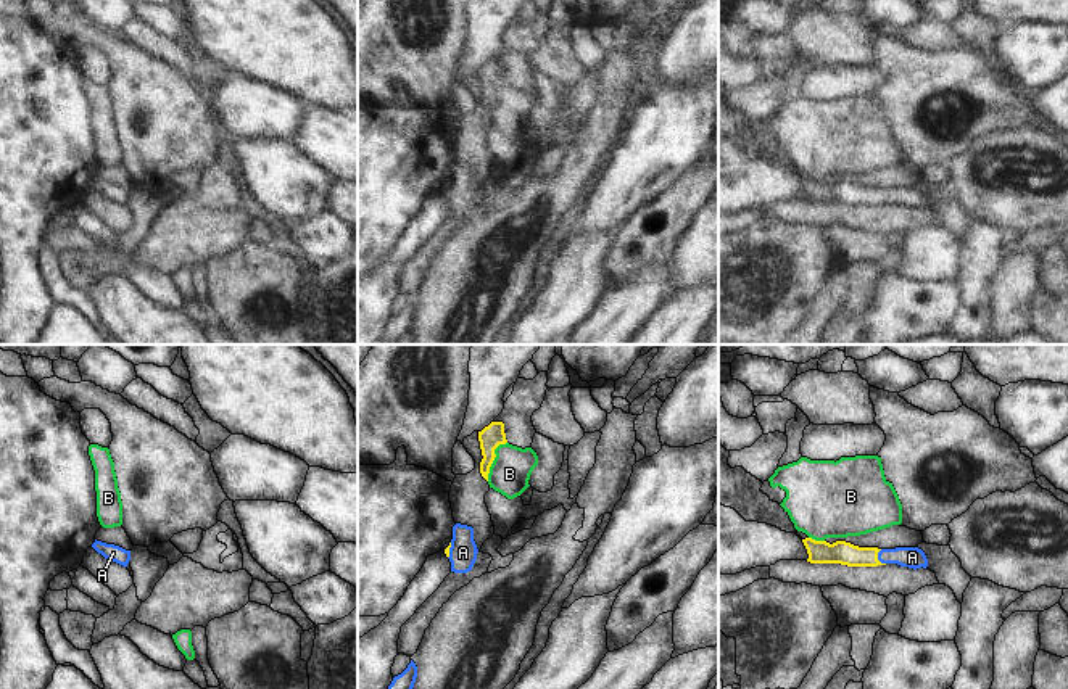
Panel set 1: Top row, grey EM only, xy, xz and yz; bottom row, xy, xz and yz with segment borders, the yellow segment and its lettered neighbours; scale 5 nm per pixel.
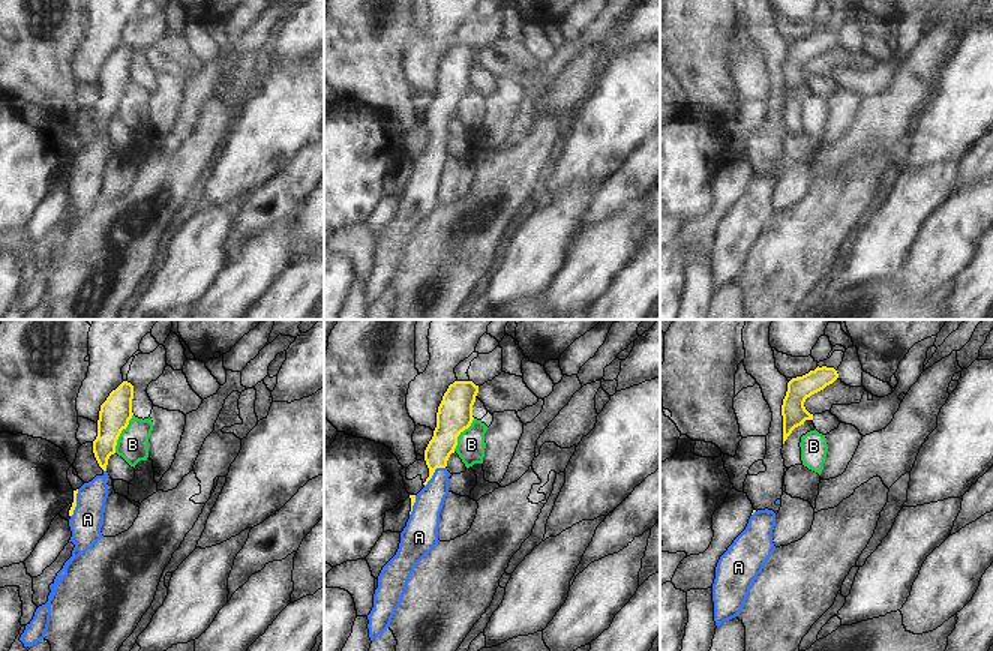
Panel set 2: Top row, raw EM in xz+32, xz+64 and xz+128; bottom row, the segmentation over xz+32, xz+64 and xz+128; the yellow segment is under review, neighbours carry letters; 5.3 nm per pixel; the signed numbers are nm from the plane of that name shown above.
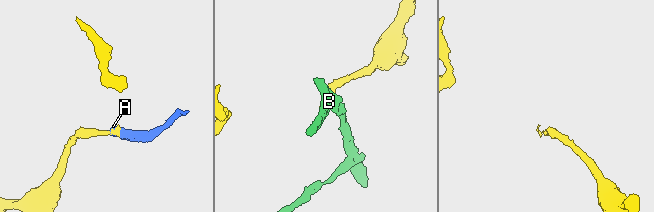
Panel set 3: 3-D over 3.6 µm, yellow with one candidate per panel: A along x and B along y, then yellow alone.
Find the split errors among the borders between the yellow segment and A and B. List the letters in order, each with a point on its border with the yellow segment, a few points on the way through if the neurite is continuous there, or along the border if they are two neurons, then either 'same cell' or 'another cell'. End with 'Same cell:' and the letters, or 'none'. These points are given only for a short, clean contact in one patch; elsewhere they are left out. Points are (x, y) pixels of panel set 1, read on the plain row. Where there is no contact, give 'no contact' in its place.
A: yz (877, 197) | across yz (843, 192), (877, 197), (912, 197) | same cell
B: xz (493, 99) | along xz (506, 81), (495, 89), (495, 99), (487, 119) | another cell
Same cell: A

